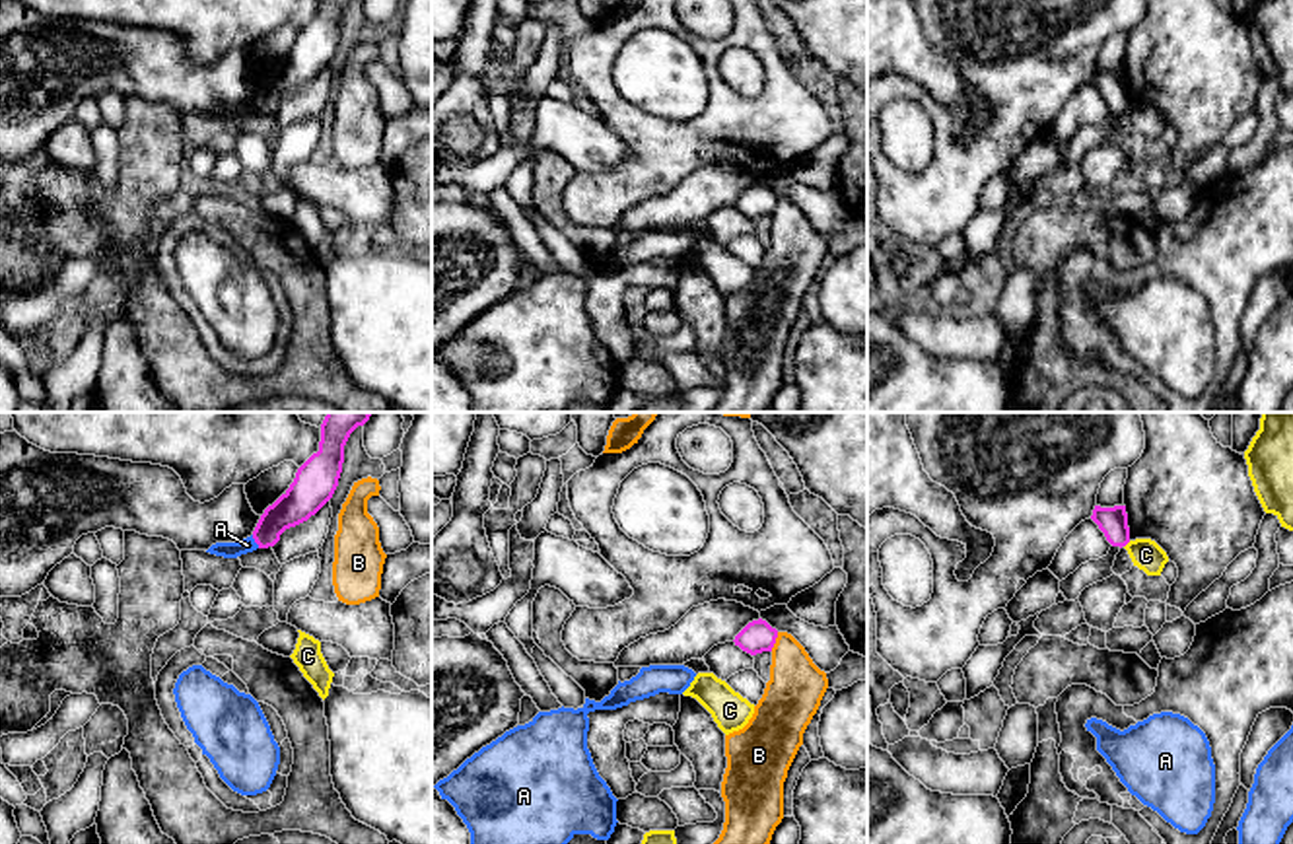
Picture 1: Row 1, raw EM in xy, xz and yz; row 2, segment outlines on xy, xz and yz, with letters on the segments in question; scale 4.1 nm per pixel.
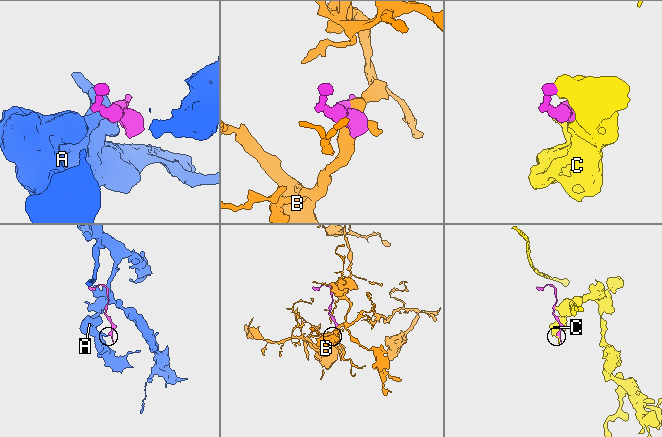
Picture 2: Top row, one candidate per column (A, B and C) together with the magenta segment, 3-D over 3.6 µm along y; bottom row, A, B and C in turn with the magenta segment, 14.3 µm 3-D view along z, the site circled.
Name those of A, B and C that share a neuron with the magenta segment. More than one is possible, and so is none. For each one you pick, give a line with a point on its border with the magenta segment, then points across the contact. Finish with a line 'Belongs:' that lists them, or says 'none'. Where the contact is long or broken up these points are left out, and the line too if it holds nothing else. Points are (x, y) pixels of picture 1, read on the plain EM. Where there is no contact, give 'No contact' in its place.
Belongs: none

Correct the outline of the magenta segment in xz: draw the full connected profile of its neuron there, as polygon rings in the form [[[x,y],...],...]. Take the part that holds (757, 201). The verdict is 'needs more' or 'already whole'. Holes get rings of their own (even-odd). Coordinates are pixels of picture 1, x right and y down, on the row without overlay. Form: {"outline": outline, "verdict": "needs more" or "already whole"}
{"outline": [[[758,183],[749,187],[737,200],[735,210],[743,216],[756,220],[762,216],[772,216],[778,202],[778,194],[772,193],[766,185]]], "verdict": "already whole"}

